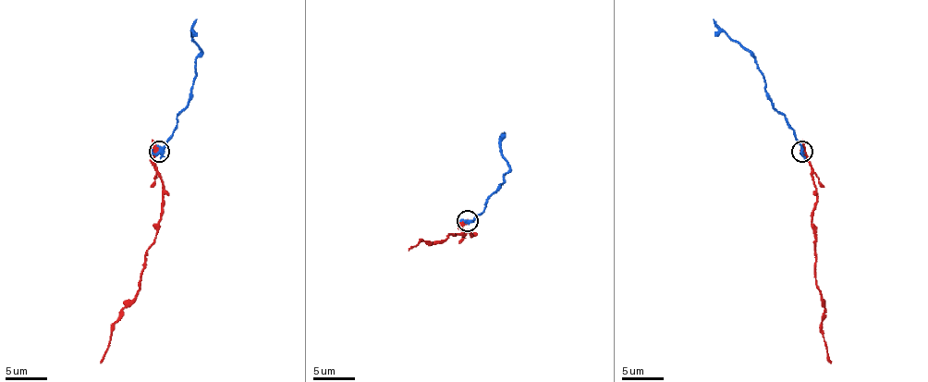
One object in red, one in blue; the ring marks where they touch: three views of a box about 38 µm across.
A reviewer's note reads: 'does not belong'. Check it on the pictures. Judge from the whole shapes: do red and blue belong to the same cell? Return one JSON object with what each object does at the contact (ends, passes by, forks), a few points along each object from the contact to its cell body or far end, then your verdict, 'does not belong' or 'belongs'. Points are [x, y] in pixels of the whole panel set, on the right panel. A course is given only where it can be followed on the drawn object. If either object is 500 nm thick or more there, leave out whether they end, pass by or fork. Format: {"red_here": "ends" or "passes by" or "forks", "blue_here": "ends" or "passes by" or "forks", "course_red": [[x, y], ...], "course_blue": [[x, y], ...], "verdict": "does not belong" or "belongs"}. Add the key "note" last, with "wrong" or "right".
{"red_here": "passes by", "blue_here": "passes by", "course_red": [[801, 152], [810, 165], [816, 190], [816, 288], [824, 309], [822, 334], [826, 360], [831, 363]], "course_blue": [[801, 152], [790, 124], [772, 104], [755, 57], [713, 19]], "verdict": "does not belong", "note": "right"}

